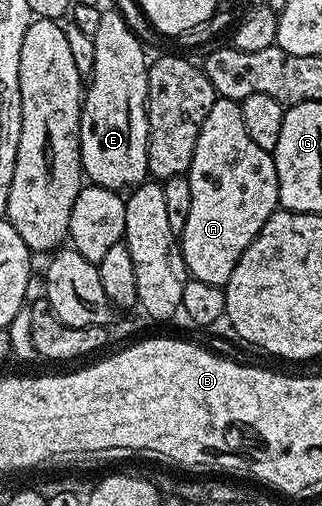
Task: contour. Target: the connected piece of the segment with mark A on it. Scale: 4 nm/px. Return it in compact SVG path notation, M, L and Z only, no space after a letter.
M215 96L212 111L204 115L204 123L196 139L196 151L192 155L188 176L192 187L192 208L188 211L188 223L184 223L184 231L180 235L186 272L200 283L225 287L240 255L244 255L252 239L260 235L264 223L268 223L270 216L279 208L274 154L252 143L252 138L248 136L248 131L244 127L244 115L239 102Z

